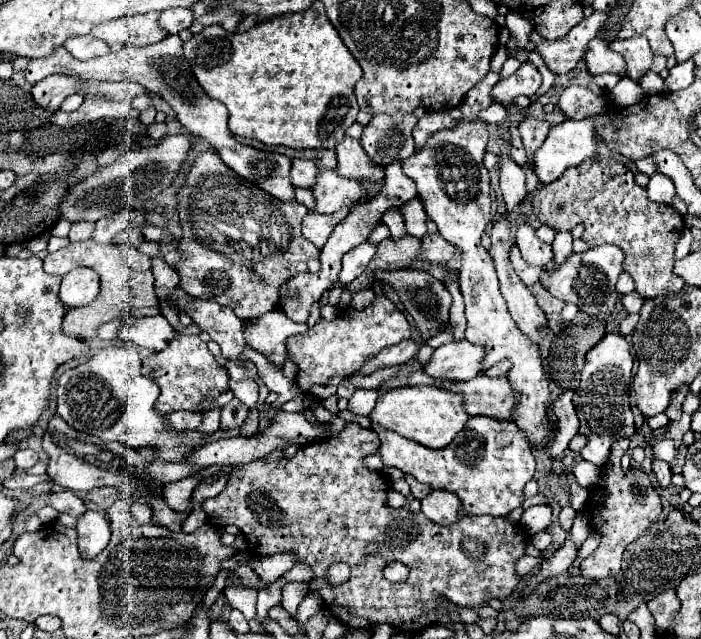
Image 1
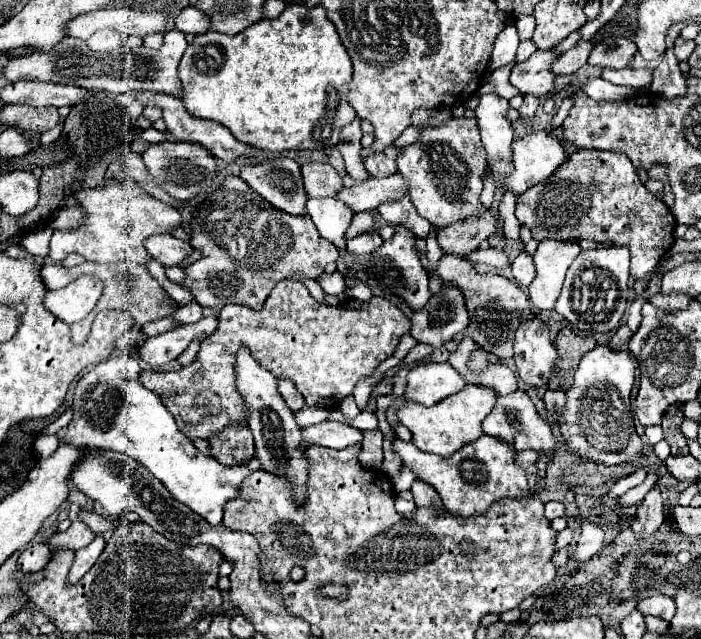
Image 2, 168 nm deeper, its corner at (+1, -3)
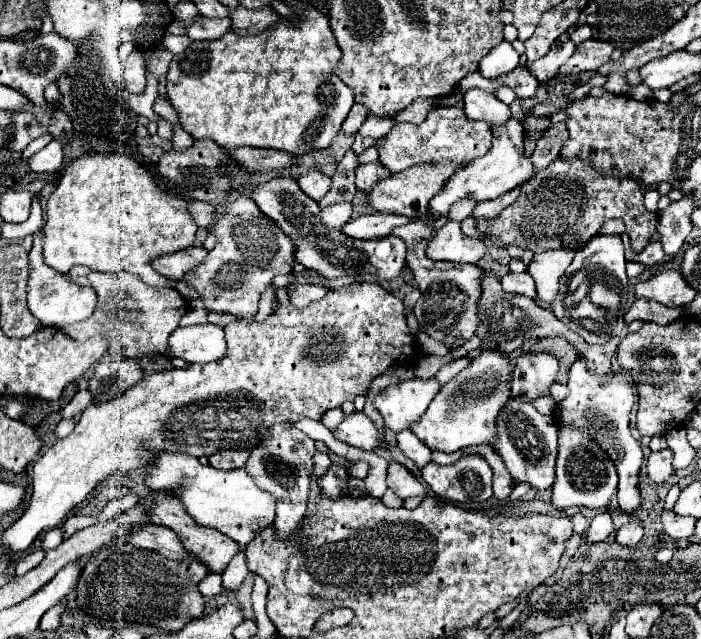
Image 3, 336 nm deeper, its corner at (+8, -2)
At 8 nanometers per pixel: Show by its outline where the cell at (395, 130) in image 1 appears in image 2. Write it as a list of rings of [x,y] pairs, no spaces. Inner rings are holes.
[[[391,144],[391,146],[387,146],[387,150],[369,154],[369,158],[365,158],[365,168],[369,170],[371,176],[391,176],[397,170],[395,168],[395,158],[399,154],[401,154],[401,148]]]

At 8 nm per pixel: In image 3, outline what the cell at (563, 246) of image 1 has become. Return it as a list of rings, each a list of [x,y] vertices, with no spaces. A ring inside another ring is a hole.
[[[556,249],[556,251],[544,251],[534,255],[528,273],[534,277],[536,281],[536,289],[538,289],[538,301],[548,305],[556,299],[558,287],[560,287],[560,277],[564,275],[564,271],[568,269],[568,265],[574,259],[574,251],[572,249]]]

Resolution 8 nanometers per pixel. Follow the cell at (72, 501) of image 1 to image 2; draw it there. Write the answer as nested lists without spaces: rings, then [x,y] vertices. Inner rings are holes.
[[[81,508],[81,510],[79,510],[77,520],[81,520],[85,526],[89,526],[95,534],[97,534],[97,532],[101,532],[101,534],[103,534],[103,532],[107,532],[107,530],[113,530],[113,528],[115,528],[115,522],[113,522],[113,520],[109,520],[107,516],[93,514],[93,512],[85,510],[85,508]]]

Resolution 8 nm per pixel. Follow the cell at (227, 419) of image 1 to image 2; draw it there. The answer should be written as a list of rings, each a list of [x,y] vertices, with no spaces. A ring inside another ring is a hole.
[[[245,422],[227,424],[219,434],[211,436],[209,440],[211,456],[221,464],[241,464],[255,456],[253,434]]]

